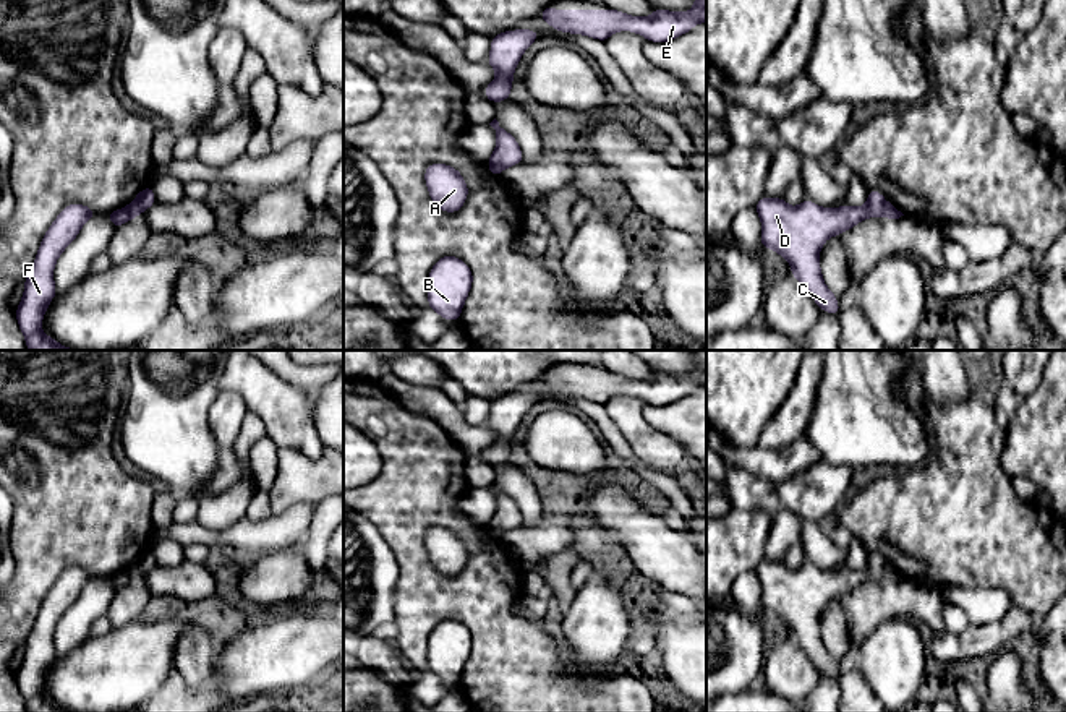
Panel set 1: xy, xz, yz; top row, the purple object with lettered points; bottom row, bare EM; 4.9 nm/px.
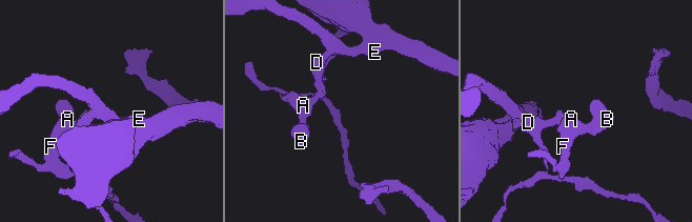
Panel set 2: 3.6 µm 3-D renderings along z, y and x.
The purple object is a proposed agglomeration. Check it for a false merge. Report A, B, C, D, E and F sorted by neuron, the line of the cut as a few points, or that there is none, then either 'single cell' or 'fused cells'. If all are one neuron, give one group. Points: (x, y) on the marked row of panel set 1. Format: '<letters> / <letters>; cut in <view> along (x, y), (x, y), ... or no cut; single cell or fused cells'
A B F / C D E; cut in yz along (888, 203), (880, 216); fused cells

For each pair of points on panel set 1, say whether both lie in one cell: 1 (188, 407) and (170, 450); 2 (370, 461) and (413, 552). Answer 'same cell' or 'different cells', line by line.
1: same cell
2: different cells

